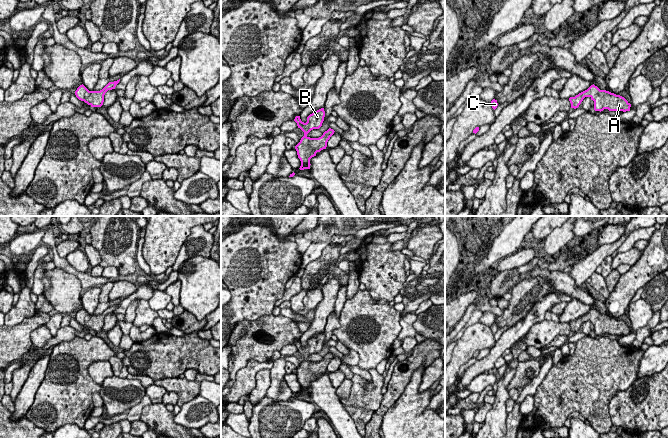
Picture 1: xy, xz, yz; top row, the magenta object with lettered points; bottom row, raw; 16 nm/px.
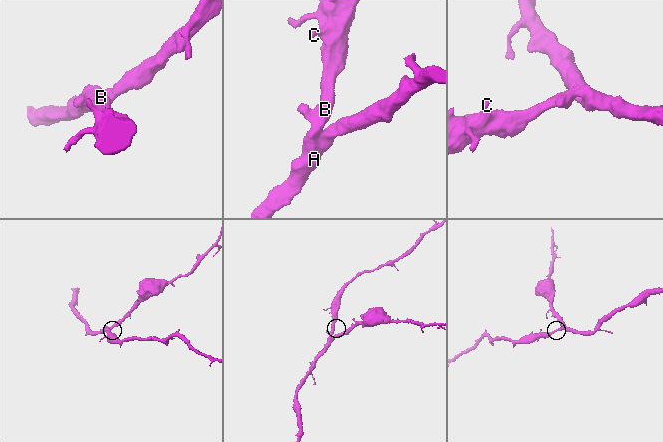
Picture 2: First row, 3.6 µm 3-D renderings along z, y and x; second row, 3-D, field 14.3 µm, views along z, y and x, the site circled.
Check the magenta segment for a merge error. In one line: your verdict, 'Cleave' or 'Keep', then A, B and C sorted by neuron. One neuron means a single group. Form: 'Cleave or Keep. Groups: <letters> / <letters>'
Keep. Groups: A B C

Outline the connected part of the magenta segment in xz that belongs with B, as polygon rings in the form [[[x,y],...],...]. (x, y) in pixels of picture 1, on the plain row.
[[[321,332],[307,341],[307,346],[301,345],[300,340],[296,340],[294,345],[297,347],[298,352],[304,356],[304,360],[300,366],[295,370],[298,382],[301,385],[300,394],[310,393],[310,383],[316,380],[317,376],[326,373],[327,366],[334,358],[334,354],[329,352],[319,362],[310,362],[307,358],[313,353],[319,353],[324,345],[325,335]]]

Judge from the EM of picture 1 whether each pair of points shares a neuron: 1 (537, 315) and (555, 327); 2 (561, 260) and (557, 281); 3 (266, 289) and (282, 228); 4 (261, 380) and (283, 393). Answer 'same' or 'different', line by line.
1: different
2: different
3: different
4: different

